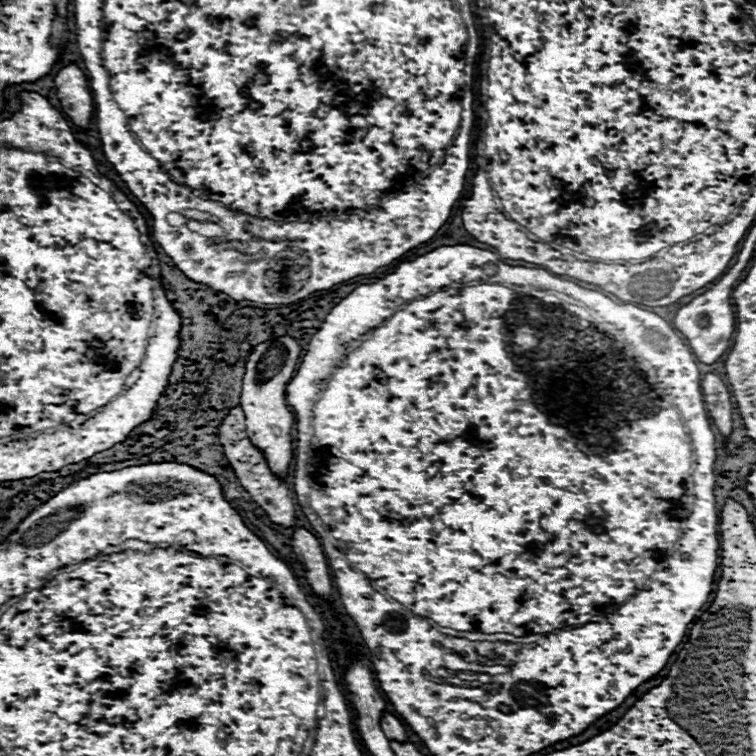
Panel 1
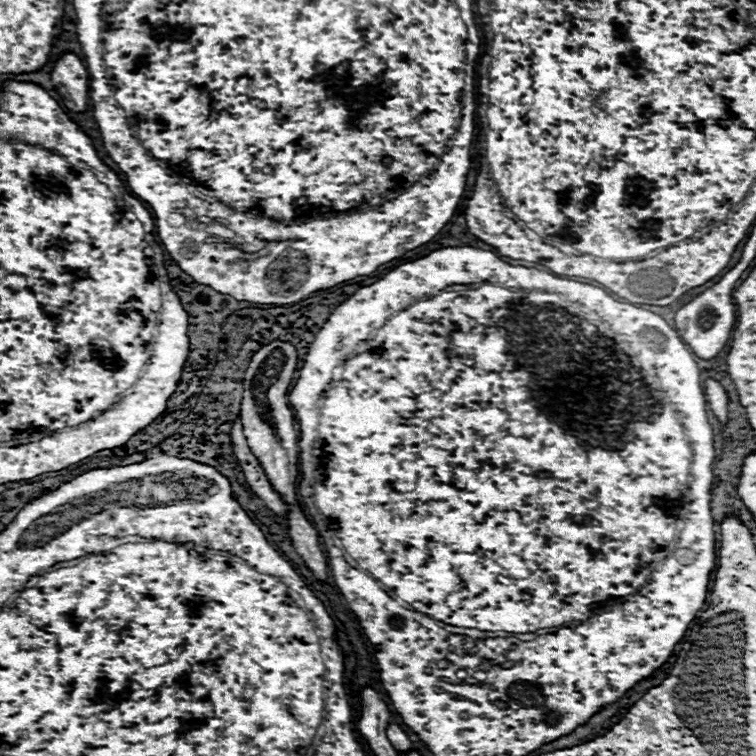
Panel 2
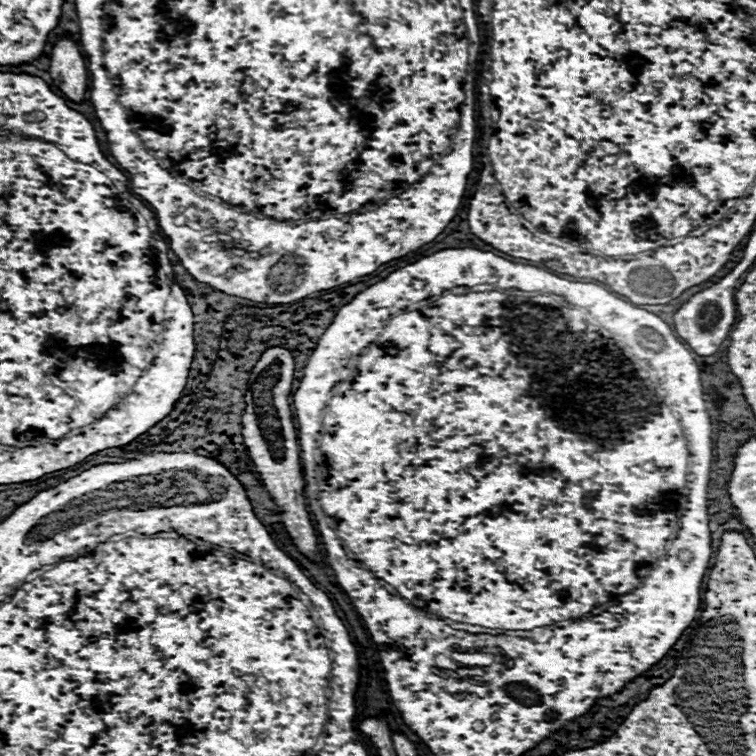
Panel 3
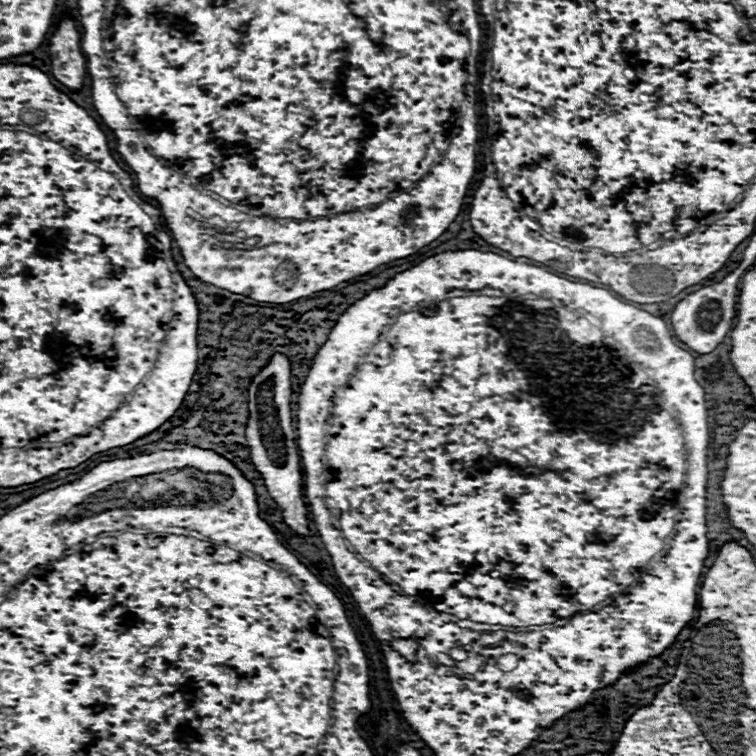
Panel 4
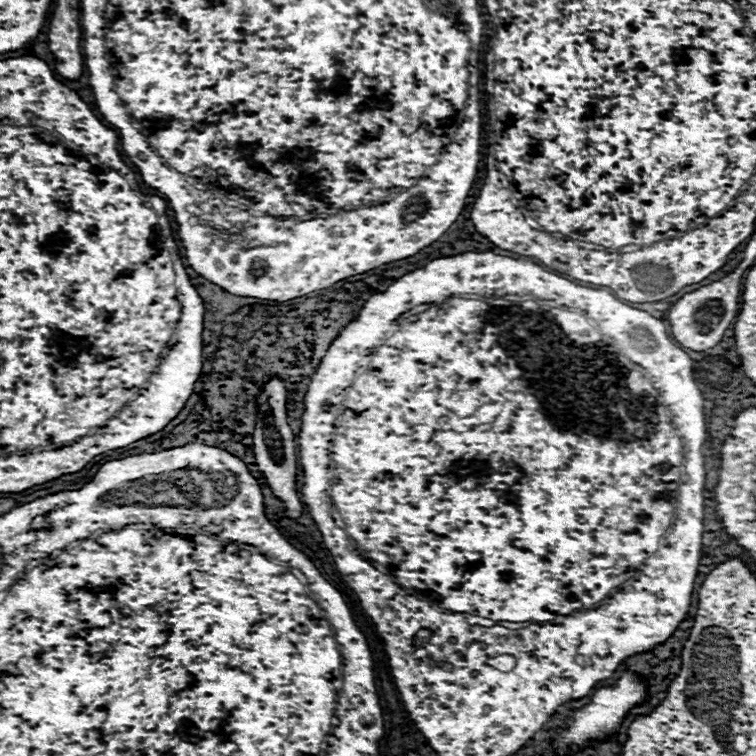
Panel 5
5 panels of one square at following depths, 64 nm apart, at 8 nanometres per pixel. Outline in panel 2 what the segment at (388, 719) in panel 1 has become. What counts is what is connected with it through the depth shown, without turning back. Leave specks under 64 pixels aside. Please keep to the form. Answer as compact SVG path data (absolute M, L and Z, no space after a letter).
M390 722L390 724L388 724L388 728L386 728L386 734L388 734L390 742L396 746L396 750L398 750L398 752L406 752L406 750L410 750L410 748L412 748L412 742L408 740L406 732L404 732L398 724Z

